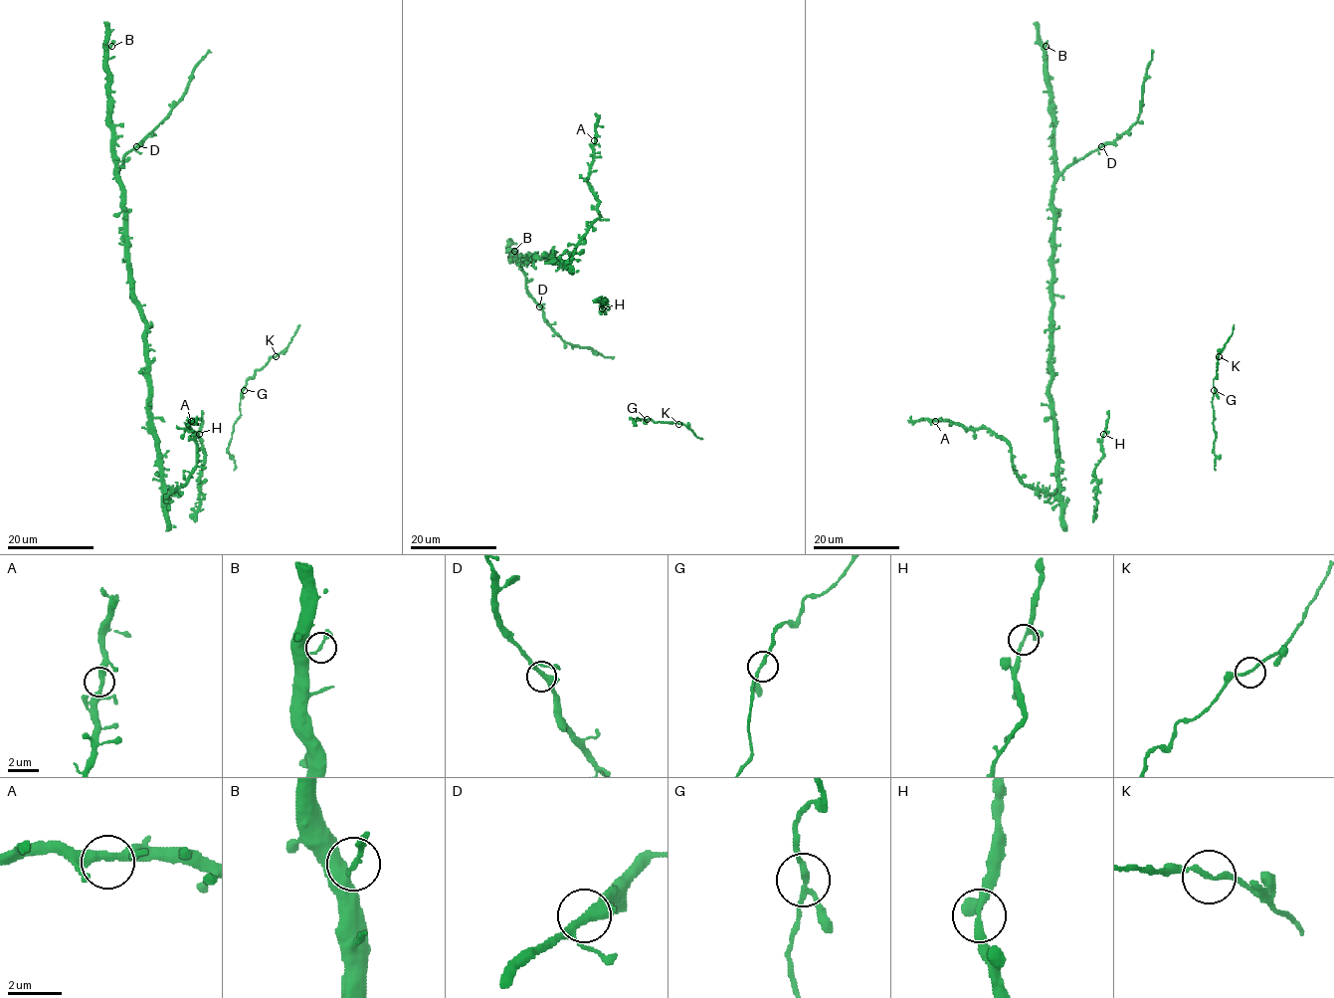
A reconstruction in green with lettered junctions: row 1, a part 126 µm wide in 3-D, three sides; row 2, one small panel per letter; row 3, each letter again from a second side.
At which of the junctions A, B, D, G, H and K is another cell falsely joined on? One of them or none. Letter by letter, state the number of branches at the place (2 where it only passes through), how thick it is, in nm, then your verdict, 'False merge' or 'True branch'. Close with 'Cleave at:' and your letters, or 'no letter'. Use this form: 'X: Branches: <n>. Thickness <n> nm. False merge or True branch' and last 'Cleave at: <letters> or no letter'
A: Branches: 3. Thickness 280 nm. True branch
B: Branches: 2. Thickness 160 nm. True branch
D: Branches: 3. Thickness 300 nm. True branch
G: Branches: 3. Thickness 180 nm. True branch
H: Branches: 3. Thickness 200 nm. True branch
K: Branches: 2. Thickness 180 nm. True branch
Cleave at: no letter

